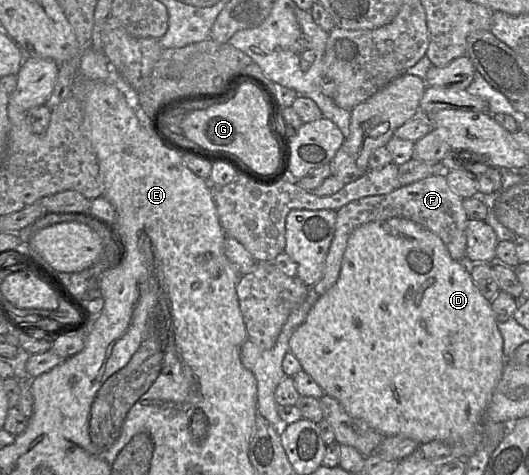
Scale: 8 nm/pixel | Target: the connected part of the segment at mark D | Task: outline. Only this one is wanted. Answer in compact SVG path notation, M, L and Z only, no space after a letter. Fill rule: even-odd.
M399 217L369 222L351 233L336 283L319 296L304 322L291 335L288 344L289 352L298 359L302 370L314 379L325 394L336 399L347 414L365 421L384 437L403 435L419 445L435 440L457 443L476 434L507 362L503 354L503 338L490 301L480 293L472 280L469 264L454 260L436 234L411 220Z

